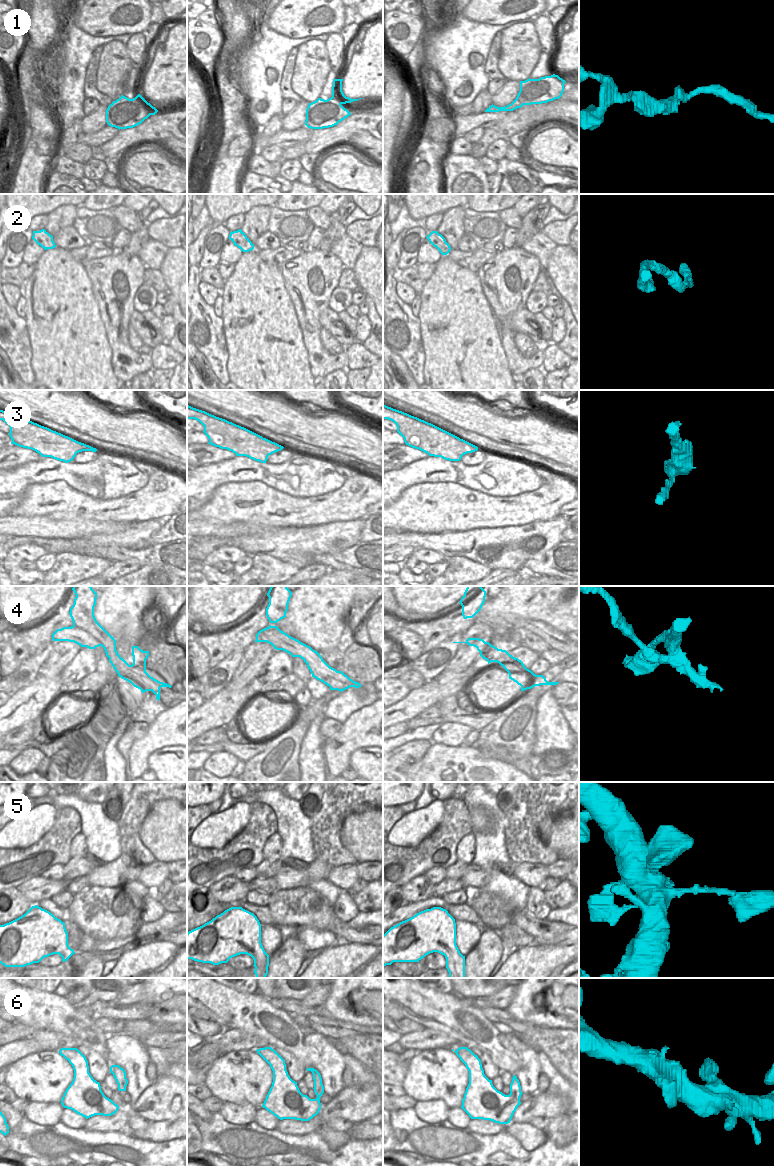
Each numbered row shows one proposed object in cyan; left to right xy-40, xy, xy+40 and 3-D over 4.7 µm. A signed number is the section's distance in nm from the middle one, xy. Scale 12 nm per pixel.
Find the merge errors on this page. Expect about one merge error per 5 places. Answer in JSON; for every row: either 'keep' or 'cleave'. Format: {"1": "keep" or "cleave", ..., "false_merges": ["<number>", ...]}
{"1": "keep", "2": "cleave", "3": "cleave", "4": "cleave", "5": "keep", "6": "keep", "false_merges": ["2", "3", "4"]}

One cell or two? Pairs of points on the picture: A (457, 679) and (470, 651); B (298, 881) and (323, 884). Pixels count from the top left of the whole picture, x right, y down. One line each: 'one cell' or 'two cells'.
A: two cells
B: two cells

